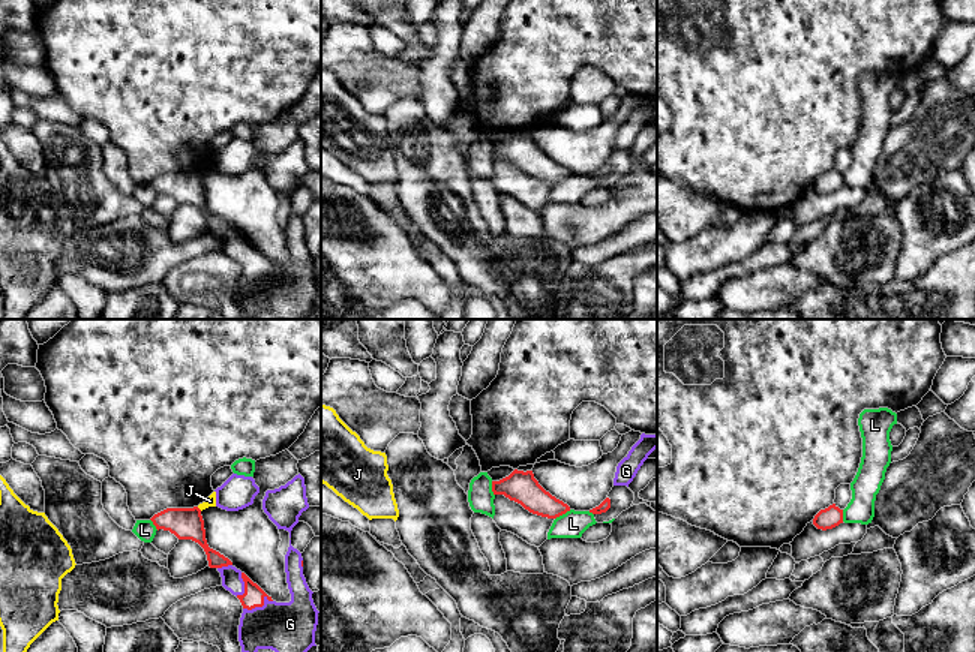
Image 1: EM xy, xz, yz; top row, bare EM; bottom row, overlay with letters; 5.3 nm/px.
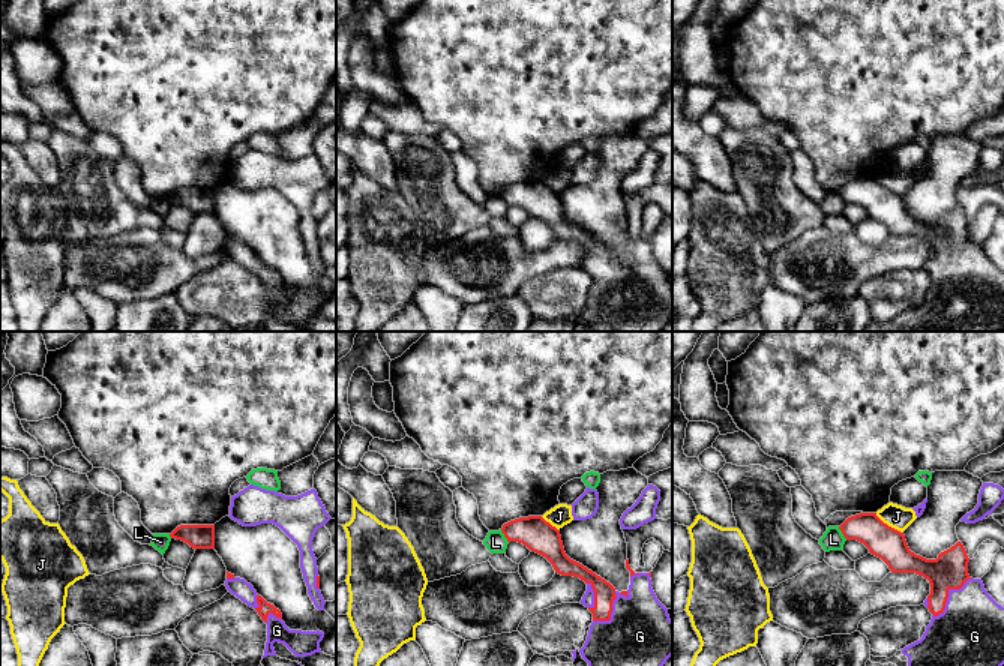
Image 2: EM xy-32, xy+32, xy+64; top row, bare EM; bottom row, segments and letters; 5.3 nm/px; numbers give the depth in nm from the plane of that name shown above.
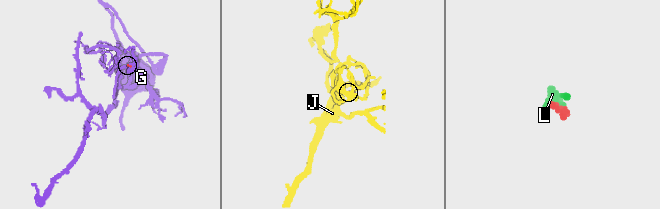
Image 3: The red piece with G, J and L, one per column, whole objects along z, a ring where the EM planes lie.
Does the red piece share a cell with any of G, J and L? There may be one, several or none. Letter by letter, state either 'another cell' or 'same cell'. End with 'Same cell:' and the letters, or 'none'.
G: same cell
J: another cell
L: another cell
Same cell: G

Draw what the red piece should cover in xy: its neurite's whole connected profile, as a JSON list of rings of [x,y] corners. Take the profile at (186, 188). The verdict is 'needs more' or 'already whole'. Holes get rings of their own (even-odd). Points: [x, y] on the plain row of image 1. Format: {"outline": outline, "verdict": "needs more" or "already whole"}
{"outline": [[[166,172],[152,183],[156,193],[170,195],[178,204],[198,207],[222,241],[222,250],[236,259],[243,277],[238,289],[242,318],[256,319],[260,313],[272,313],[278,319],[304,319],[315,309],[318,274],[303,240],[302,217],[291,210],[285,219],[290,267],[276,267],[244,237],[219,216],[208,211],[201,174]]], "verdict": "needs more"}

